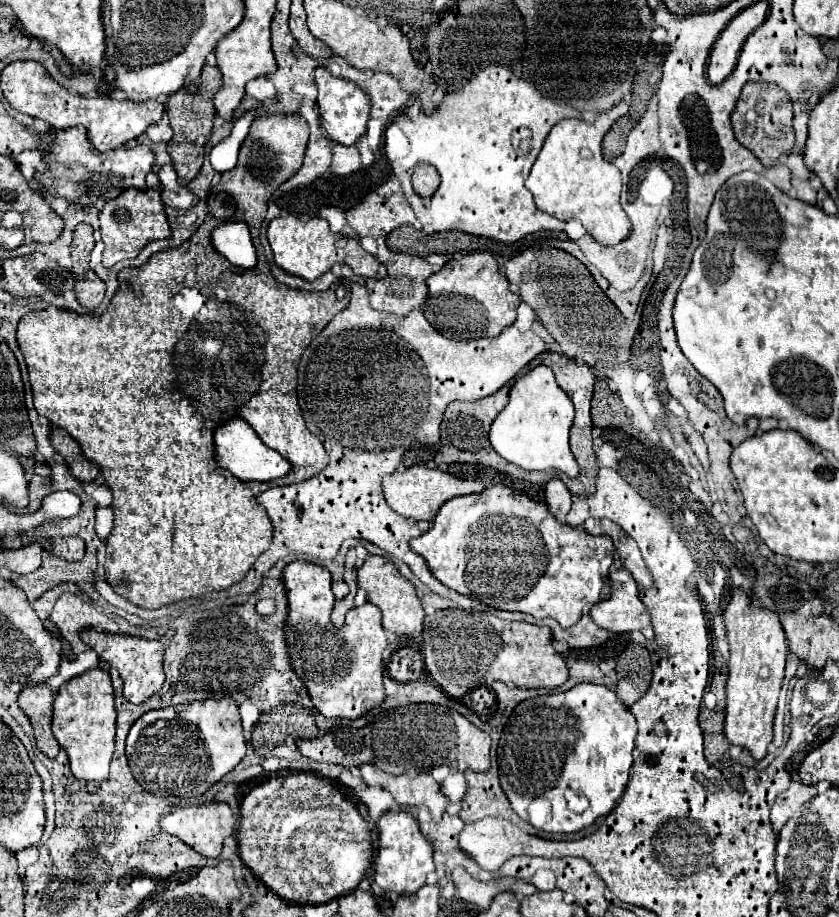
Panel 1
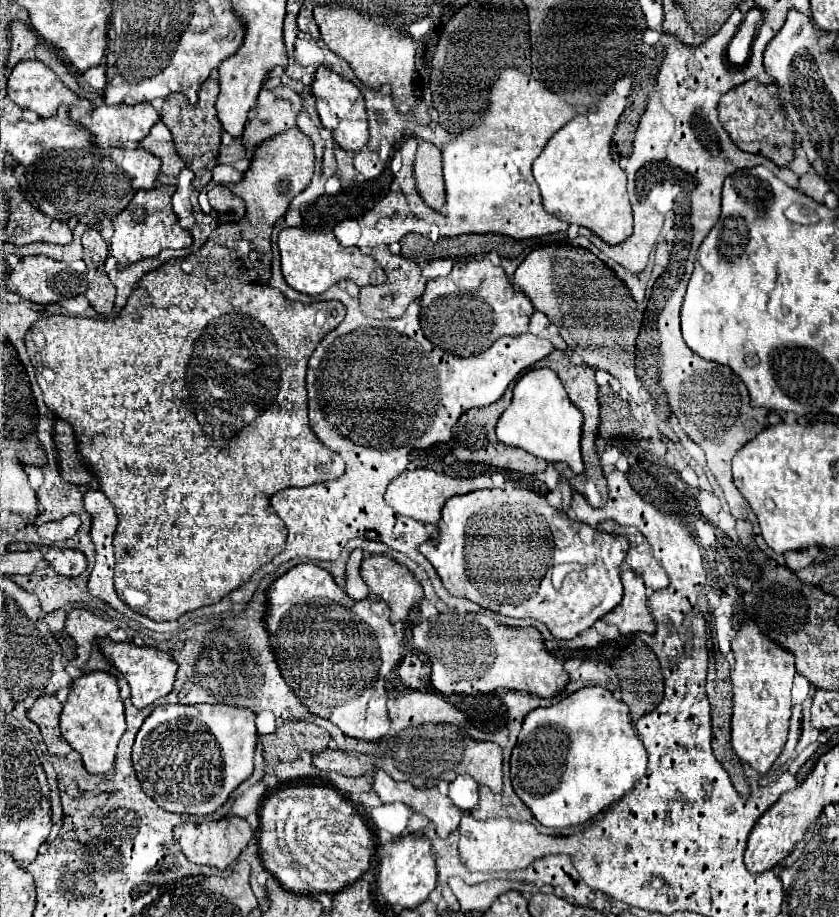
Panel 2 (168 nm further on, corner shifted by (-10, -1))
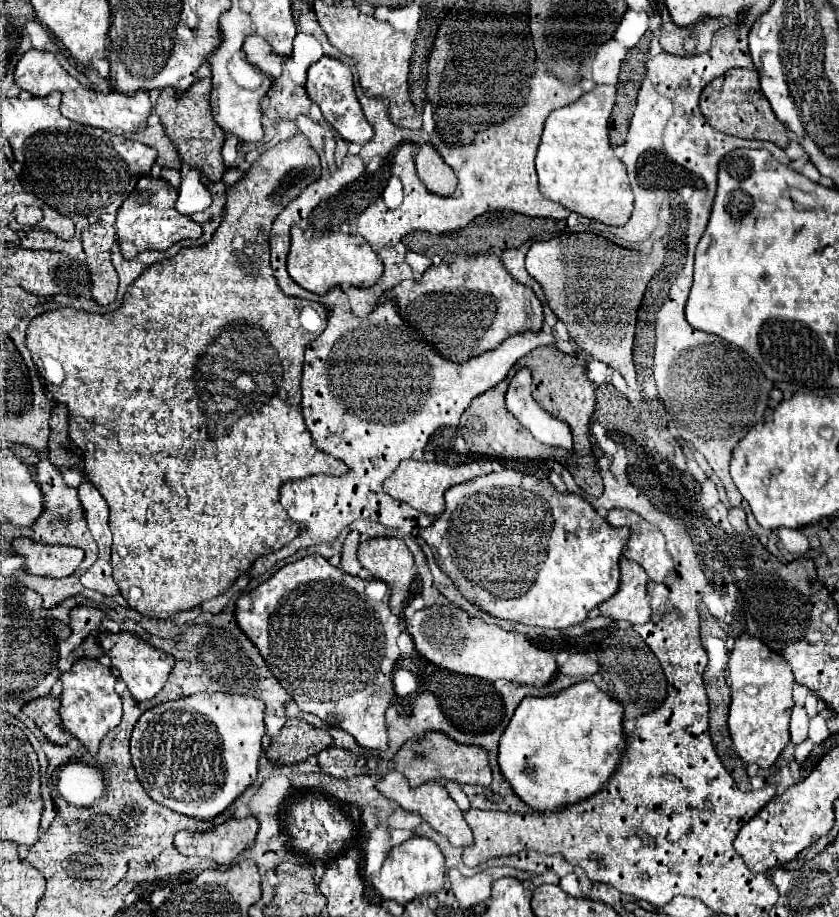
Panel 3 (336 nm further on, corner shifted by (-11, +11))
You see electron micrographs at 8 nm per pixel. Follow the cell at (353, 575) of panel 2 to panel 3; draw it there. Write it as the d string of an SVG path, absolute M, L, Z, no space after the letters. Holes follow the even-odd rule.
M353 530L345 538L343 554L341 554L341 570L351 576L357 576L361 572L361 564L357 560L357 546L359 546L359 532Z

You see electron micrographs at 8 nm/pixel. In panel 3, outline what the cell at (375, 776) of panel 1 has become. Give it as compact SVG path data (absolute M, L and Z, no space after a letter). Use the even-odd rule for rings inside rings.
M389 770L385 776L379 778L379 786L377 790L387 798L387 800L393 800L397 802L401 808L409 810L409 812L417 812L423 816L423 820L427 820L439 834L447 836L447 840L453 844L453 846L471 846L473 844L473 836L471 836L471 830L463 818L463 812L457 808L457 804L453 802L453 798L449 796L447 788L441 786L437 780L433 782L427 782L427 784L421 784L419 788L411 788L407 778L401 774L401 772L395 772L395 770Z

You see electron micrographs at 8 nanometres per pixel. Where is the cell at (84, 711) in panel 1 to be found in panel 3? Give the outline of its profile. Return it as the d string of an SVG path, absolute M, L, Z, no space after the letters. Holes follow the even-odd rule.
M77 660L69 672L61 674L63 692L61 692L61 708L59 716L65 726L75 738L83 742L83 746L89 750L91 756L97 756L99 744L111 728L117 728L123 710L121 710L121 696L115 692L115 674L111 668L103 666L99 660Z

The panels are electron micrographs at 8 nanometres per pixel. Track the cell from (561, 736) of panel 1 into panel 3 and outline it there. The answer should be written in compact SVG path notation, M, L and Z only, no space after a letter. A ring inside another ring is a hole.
M585 680L545 698L523 698L501 736L497 760L503 776L525 804L529 804L533 810L559 810L593 796L605 786L619 766L623 746L627 742L625 738L623 704L613 700L609 692L595 686L595 682Z

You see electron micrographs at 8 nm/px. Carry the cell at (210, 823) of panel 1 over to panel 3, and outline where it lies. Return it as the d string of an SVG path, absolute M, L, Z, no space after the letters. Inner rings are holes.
M245 816L241 820L229 818L211 830L203 830L203 832L181 830L175 836L175 848L187 856L207 856L207 858L213 858L217 864L231 864L243 850L253 846L255 836L257 836L257 820L253 816Z

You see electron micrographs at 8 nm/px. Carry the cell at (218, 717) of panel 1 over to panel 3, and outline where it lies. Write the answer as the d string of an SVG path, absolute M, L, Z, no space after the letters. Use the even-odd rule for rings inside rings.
M193 694L147 710L131 734L131 758L145 792L159 804L211 820L257 778L265 704L241 694Z

